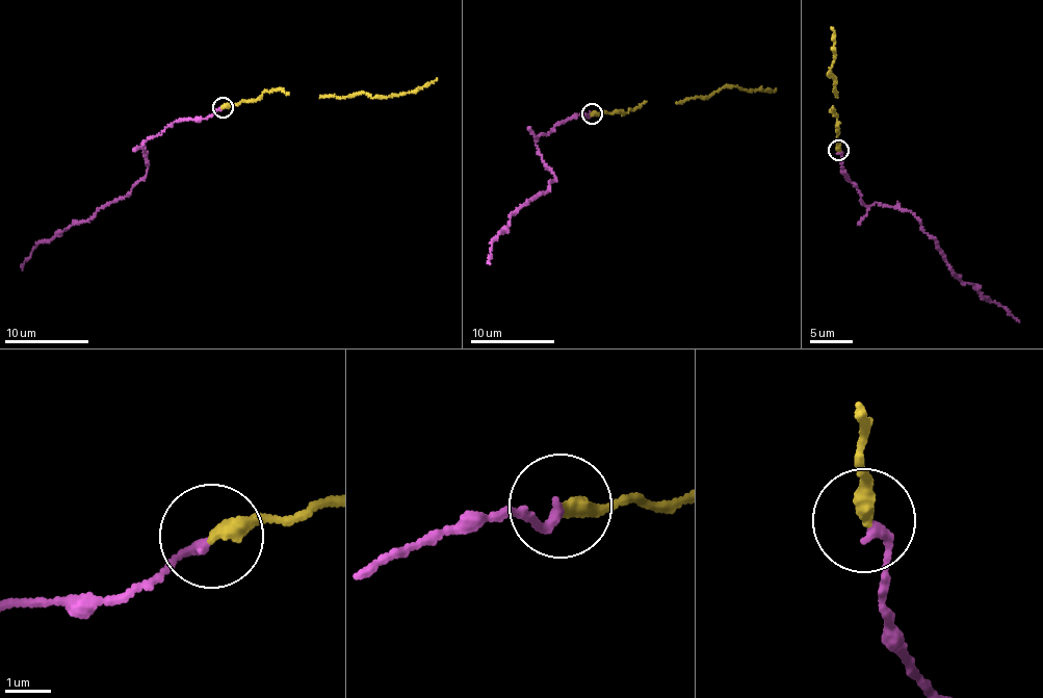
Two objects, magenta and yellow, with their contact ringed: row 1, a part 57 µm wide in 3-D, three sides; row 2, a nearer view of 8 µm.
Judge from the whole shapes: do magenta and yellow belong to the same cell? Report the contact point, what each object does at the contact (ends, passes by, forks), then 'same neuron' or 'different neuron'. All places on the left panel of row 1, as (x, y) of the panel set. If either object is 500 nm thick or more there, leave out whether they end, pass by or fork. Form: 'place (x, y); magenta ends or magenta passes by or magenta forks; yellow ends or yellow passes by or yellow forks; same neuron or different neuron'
place (223, 107); magenta ends; yellow ends; same neuron

